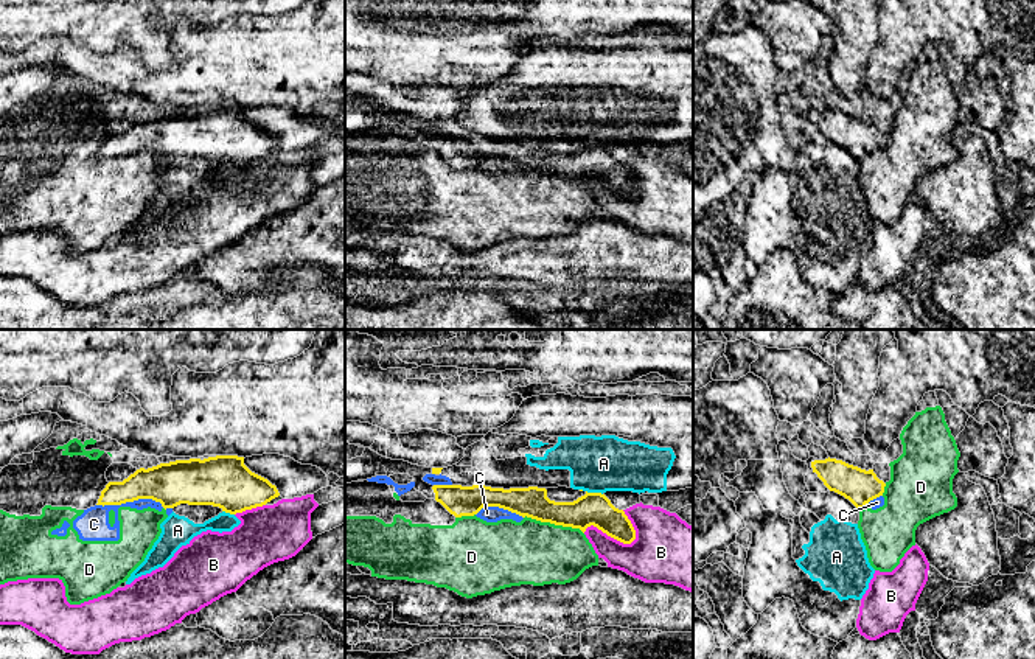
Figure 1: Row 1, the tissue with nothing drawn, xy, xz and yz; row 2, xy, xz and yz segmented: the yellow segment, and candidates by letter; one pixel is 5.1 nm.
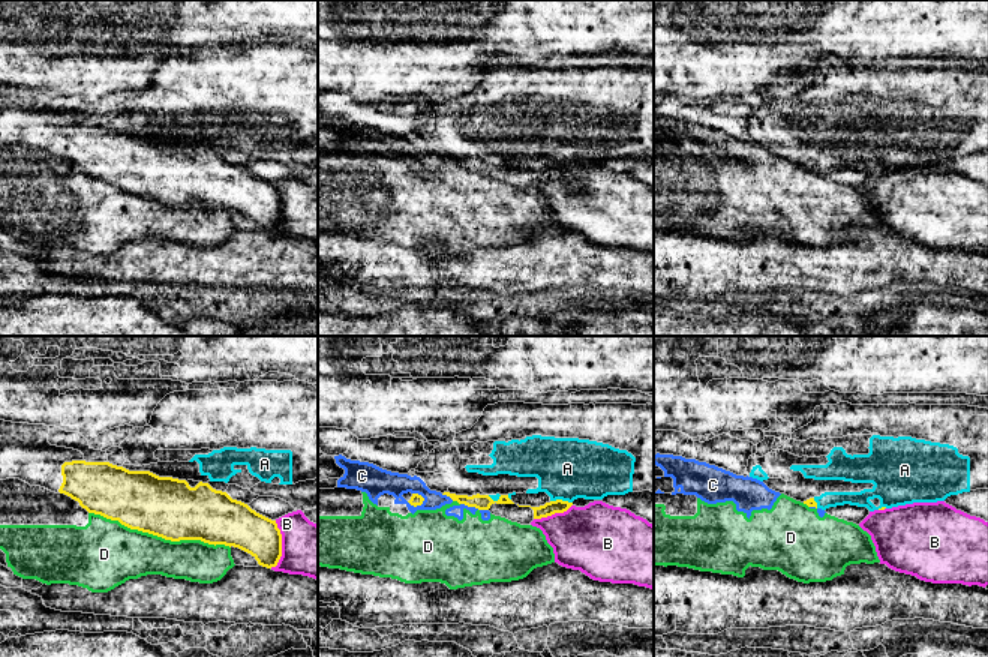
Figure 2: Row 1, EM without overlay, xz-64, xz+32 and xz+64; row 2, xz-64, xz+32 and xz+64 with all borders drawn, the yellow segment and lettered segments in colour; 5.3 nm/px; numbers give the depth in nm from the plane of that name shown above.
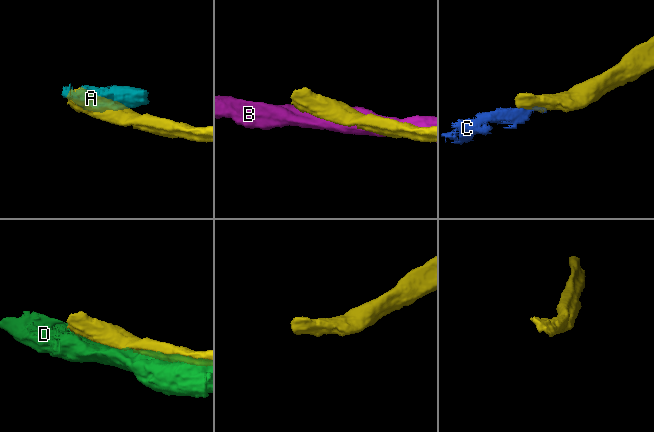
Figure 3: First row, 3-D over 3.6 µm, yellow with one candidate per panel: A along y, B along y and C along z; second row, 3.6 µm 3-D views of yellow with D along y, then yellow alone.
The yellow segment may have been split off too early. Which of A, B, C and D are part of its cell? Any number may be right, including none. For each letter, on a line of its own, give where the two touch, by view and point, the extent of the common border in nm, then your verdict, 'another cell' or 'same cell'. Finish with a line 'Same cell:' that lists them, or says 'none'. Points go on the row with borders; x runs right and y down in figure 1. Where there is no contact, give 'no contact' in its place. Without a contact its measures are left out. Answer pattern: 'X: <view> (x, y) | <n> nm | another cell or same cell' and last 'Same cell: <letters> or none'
A: xz (594, 493) | 90 nm | another cell
B: xz (609, 535) | 280 nm | another cell
C: xy (134, 499) | 400 nm | another cell
D: xz (554, 523) | 320 nm | another cell
Same cell: none

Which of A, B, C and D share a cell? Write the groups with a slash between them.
A / B / C D

